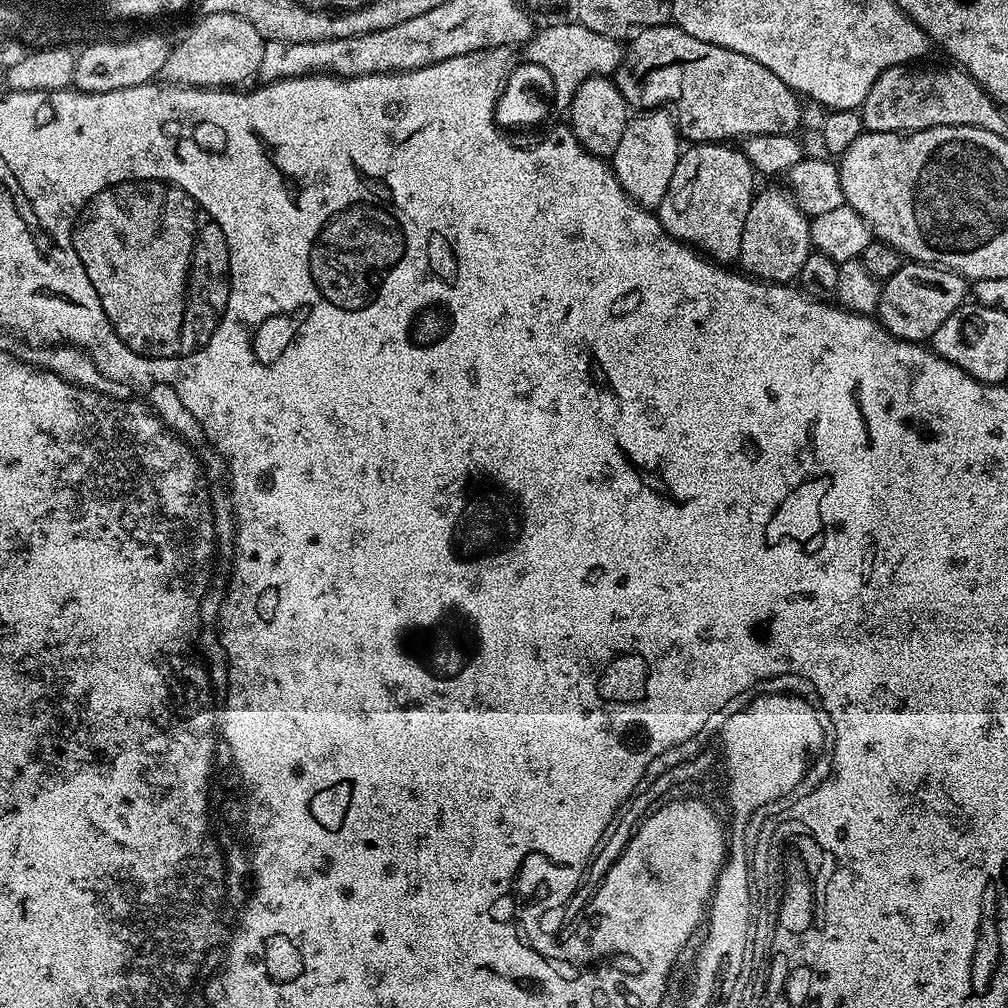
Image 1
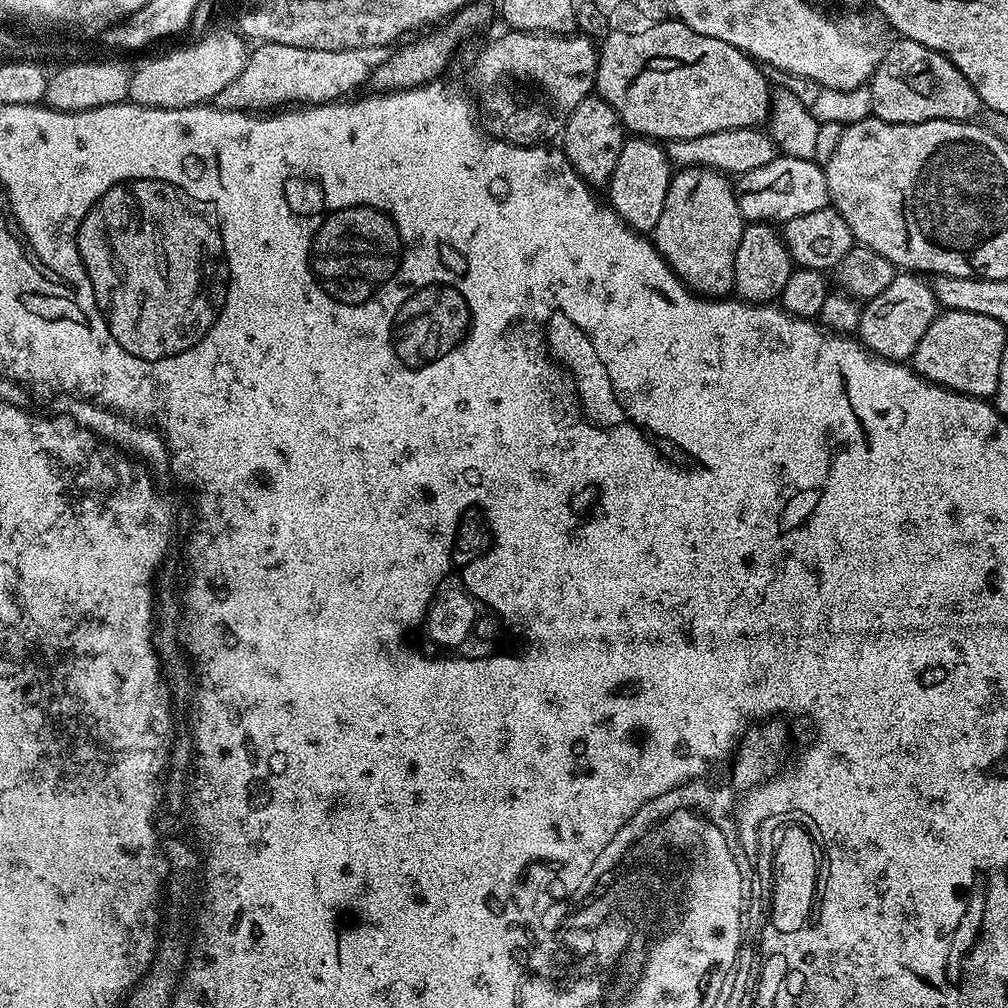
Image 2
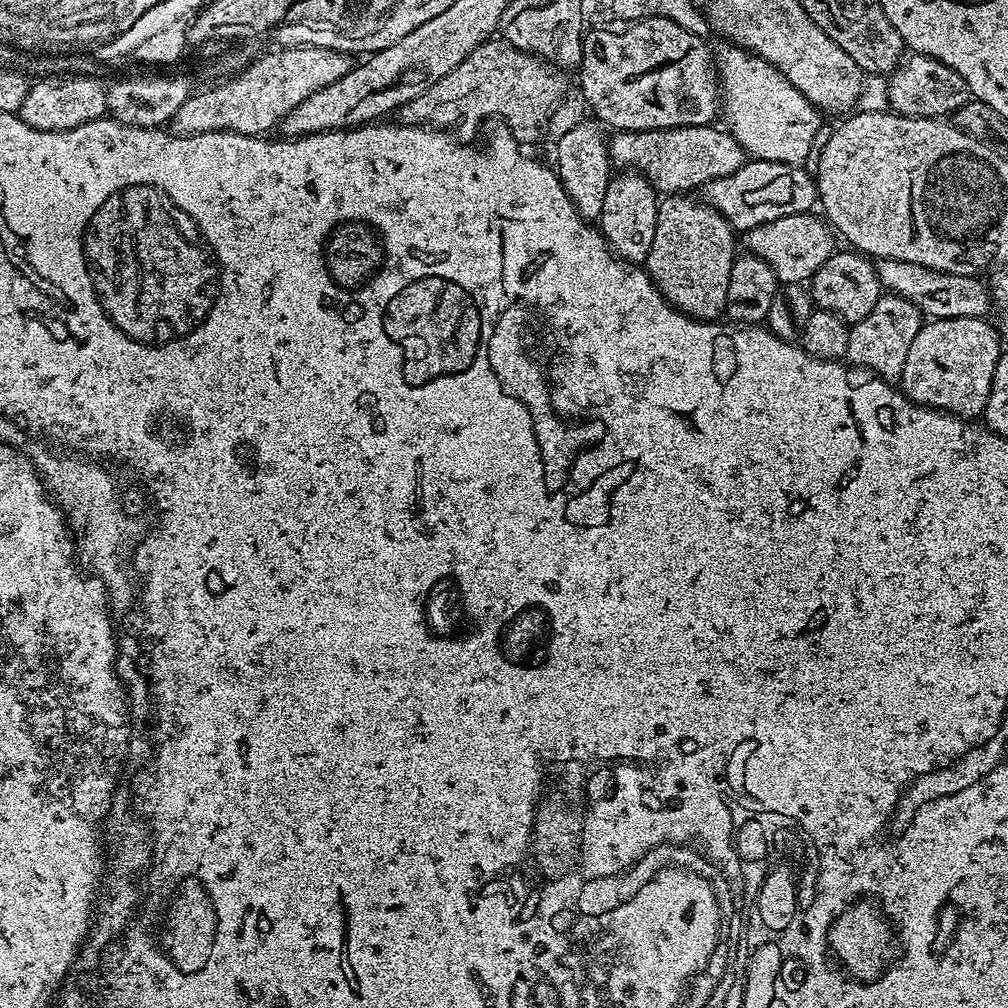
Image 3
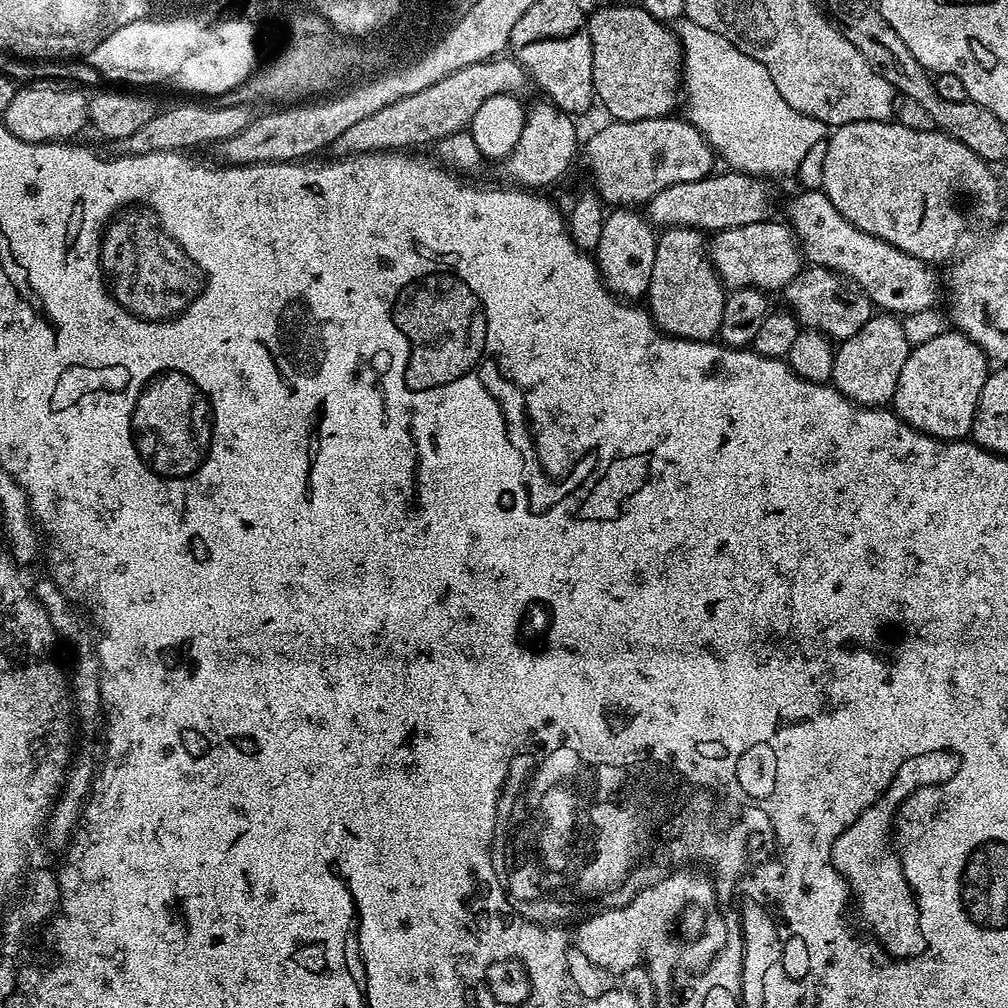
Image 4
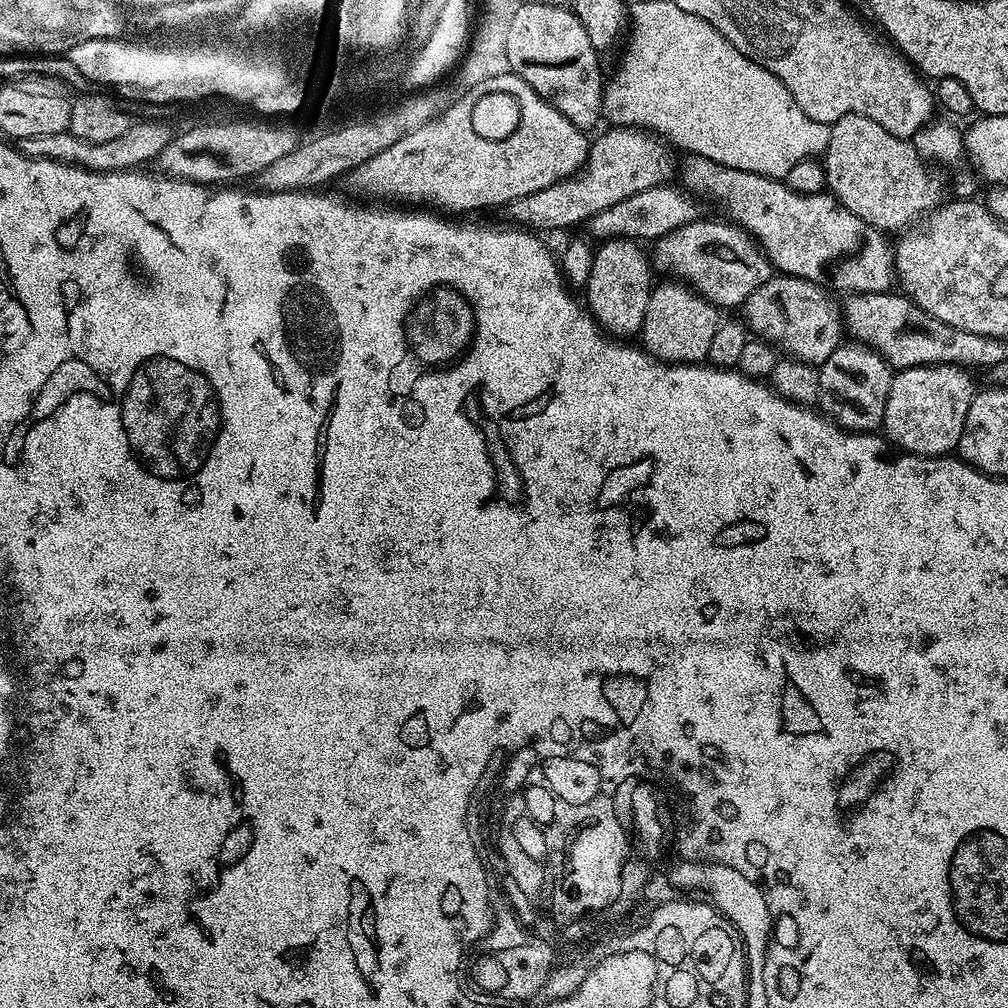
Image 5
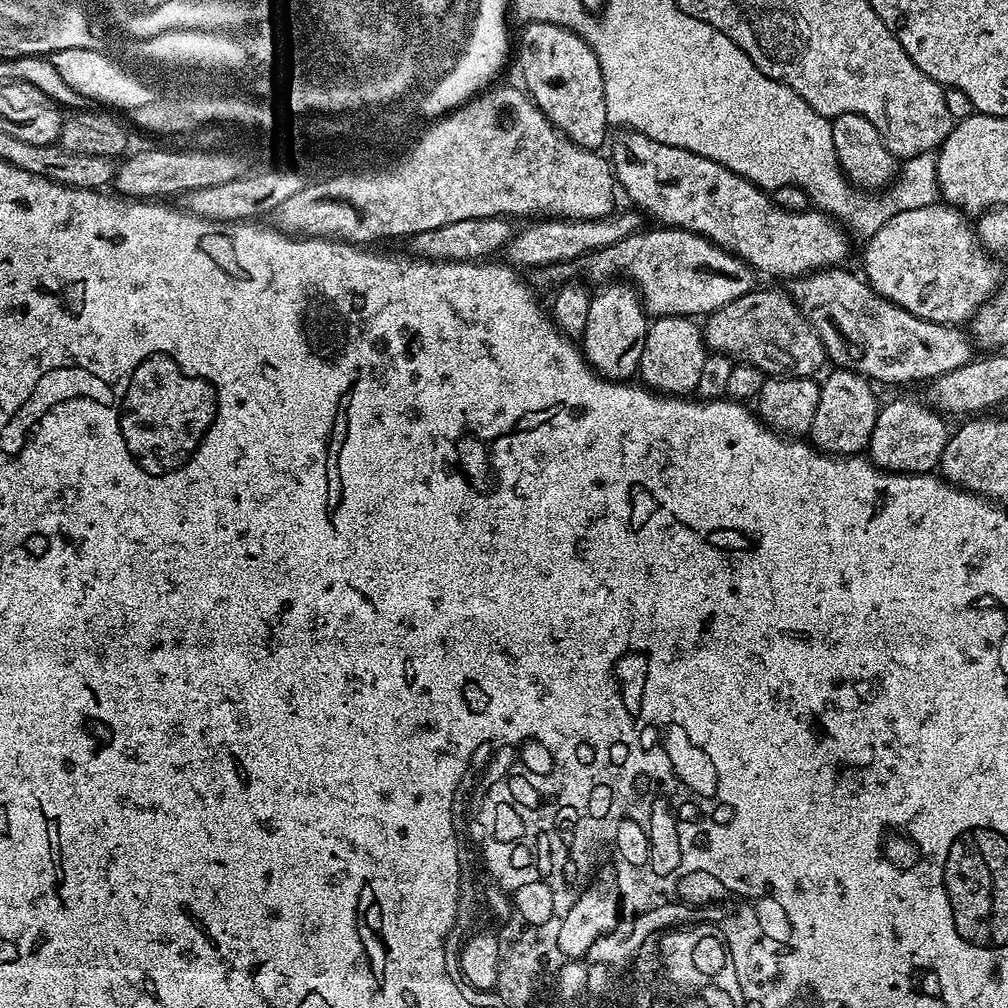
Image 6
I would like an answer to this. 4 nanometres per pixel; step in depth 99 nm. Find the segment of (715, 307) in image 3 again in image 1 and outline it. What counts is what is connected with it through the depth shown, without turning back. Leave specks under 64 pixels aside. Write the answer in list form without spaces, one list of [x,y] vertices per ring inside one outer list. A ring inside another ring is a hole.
[[[728,142],[692,144],[685,147],[678,158],[678,166],[674,166],[674,178],[670,178],[670,186],[666,186],[666,198],[662,198],[658,209],[661,226],[674,240],[691,244],[705,256],[725,266],[735,265],[740,259],[742,226],[746,222],[746,214],[750,214],[752,197],[758,188],[756,169],[752,167],[743,150],[732,147],[736,146]]]

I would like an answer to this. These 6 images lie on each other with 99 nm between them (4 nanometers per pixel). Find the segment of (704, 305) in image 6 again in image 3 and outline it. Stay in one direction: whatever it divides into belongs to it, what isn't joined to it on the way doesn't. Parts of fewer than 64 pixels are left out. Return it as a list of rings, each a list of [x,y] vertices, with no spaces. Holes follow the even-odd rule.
[[[812,212],[790,214],[786,218],[774,218],[762,226],[754,226],[743,233],[742,244],[749,253],[765,260],[774,270],[780,284],[804,284],[837,251],[837,237],[827,220]]]

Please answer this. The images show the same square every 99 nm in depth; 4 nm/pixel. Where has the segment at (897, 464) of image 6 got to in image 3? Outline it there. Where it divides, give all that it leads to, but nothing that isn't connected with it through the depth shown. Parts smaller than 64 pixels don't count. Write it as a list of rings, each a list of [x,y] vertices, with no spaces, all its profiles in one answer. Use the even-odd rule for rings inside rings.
[[[979,316],[966,318],[946,318],[945,320],[929,319],[921,323],[918,335],[906,354],[906,366],[898,387],[913,404],[926,404],[929,408],[938,408],[951,412],[953,416],[965,418],[983,417],[984,407],[990,398],[990,386],[994,382],[994,370],[1002,351],[1002,337],[995,327],[988,325],[987,319]]]

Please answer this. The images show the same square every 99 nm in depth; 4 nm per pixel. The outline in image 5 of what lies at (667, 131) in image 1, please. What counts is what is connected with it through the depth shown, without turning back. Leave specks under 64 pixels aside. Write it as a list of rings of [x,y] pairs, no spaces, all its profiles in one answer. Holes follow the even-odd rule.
[[[606,240],[596,248],[594,266],[590,266],[590,278],[583,285],[583,299],[586,307],[592,313],[596,323],[613,338],[632,338],[637,335],[642,326],[642,318],[646,318],[646,305],[650,303],[650,294],[654,287],[654,265],[647,251],[643,252],[641,245],[635,240]]]

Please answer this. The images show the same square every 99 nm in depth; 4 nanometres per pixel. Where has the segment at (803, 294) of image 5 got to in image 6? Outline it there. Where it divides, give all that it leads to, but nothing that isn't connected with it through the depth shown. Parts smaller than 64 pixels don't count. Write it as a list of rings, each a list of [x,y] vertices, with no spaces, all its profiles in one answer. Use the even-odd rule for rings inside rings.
[[[760,288],[726,302],[717,312],[709,312],[702,324],[704,343],[712,352],[721,352],[732,357],[733,361],[758,366],[772,378],[812,378],[823,364],[826,364],[826,353],[818,334],[812,324],[800,313],[800,307],[792,301],[787,291],[779,292],[776,288]]]

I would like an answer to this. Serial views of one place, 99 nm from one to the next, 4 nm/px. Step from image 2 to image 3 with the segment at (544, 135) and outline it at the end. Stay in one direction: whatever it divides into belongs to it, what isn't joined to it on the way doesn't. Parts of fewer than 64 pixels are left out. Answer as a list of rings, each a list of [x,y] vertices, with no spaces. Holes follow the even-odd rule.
[[[493,38],[458,62],[446,78],[438,78],[434,86],[422,90],[418,98],[401,106],[398,120],[401,124],[451,130],[455,139],[472,142],[480,123],[497,116],[504,120],[514,139],[532,144],[543,138],[568,92],[568,80],[564,76],[567,76],[565,69],[548,63],[541,56],[523,52],[503,38]]]

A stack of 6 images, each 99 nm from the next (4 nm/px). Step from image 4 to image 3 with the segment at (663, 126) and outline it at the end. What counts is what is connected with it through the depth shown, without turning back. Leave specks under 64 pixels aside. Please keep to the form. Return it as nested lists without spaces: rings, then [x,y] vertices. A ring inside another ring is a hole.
[[[712,124],[682,126],[666,130],[616,132],[608,141],[608,153],[620,170],[635,170],[660,194],[688,194],[703,189],[714,178],[734,174],[746,162],[744,148],[731,132]]]

